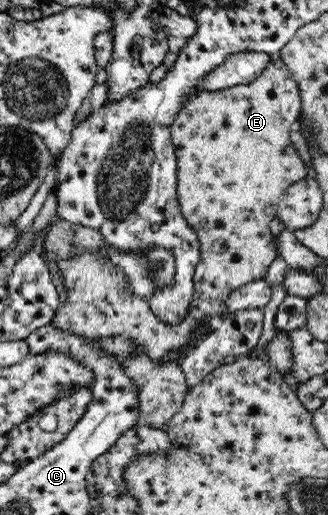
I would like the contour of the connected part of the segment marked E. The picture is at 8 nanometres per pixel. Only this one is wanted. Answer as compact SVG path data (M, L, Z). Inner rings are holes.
M275 57L266 66L266 69L256 78L254 81L248 83L248 85L232 85L232 87L226 87L226 89L218 89L218 91L202 91L190 100L184 109L178 114L176 121L171 127L171 138L176 148L177 158L177 177L176 177L176 198L178 198L178 206L180 206L180 212L184 216L184 220L188 222L188 226L198 234L198 241L200 242L200 261L196 263L196 269L194 269L194 275L192 275L192 282L194 282L194 297L192 301L188 303L188 313L178 321L178 323L167 323L162 321L153 311L151 311L148 298L137 295L131 291L129 286L129 279L124 275L123 271L120 271L111 261L101 255L101 251L91 251L91 249L82 249L82 251L76 251L72 253L72 257L68 259L62 259L57 257L55 253L51 253L47 247L45 247L43 238L37 240L33 253L42 255L42 259L46 260L47 265L54 263L60 270L60 276L63 279L64 286L67 291L67 299L62 307L60 306L52 318L53 323L57 325L62 331L69 331L76 335L85 335L90 339L98 339L98 337L112 337L115 335L128 338L132 340L136 346L145 352L152 360L162 360L164 357L174 357L174 355L185 355L185 357L192 351L191 343L198 337L202 336L202 339L212 331L216 323L221 320L222 315L226 313L227 307L225 301L227 297L234 290L245 286L251 281L262 279L265 277L270 264L276 260L276 243L274 237L272 237L269 225L272 219L277 215L278 204L281 197L284 195L286 188L296 181L300 181L307 176L306 166L304 161L300 159L298 153L292 143L290 142L290 129L292 129L292 123L300 118L300 95L299 87L294 79L293 73L290 68L281 60L281 58Z

